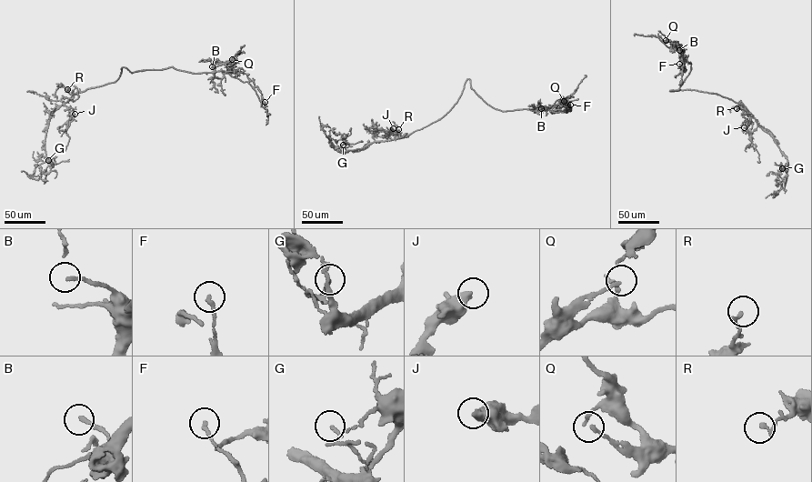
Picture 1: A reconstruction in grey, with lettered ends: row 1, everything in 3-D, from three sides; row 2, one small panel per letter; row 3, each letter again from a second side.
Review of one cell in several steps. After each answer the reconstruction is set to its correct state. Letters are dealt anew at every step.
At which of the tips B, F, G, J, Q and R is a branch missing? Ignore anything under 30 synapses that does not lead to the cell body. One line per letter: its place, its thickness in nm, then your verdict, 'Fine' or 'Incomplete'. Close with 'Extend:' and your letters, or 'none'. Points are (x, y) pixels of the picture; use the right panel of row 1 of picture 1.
B: Place: (679, 50). Thickness 170 nm. Fine
F: Place: (679, 64). Thickness 190 nm. Fine
G: Place: (782, 168). Thickness 120 nm. Fine
J: Place: (744, 127). Thickness 400 nm. Fine
Q: Place: (666, 40). Thickness 160 nm. Fine
R: Place: (736, 108). Thickness 200 nm. Fine
Extend: none

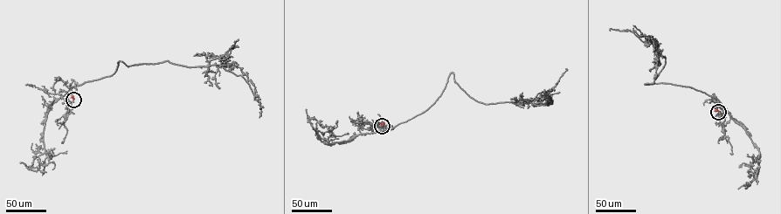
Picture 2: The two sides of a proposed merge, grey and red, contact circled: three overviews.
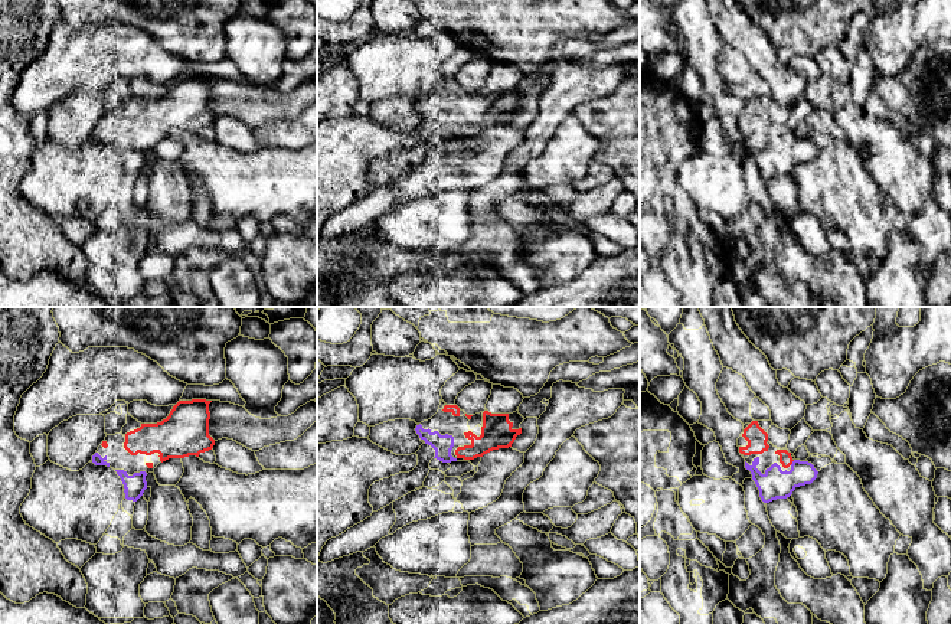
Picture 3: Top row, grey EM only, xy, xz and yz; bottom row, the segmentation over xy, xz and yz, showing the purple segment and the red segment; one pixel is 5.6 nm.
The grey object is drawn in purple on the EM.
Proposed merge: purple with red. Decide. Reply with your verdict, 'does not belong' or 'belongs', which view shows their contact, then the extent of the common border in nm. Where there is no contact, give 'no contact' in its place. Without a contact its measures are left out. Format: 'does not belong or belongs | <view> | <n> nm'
belongs | yz | 40 nm

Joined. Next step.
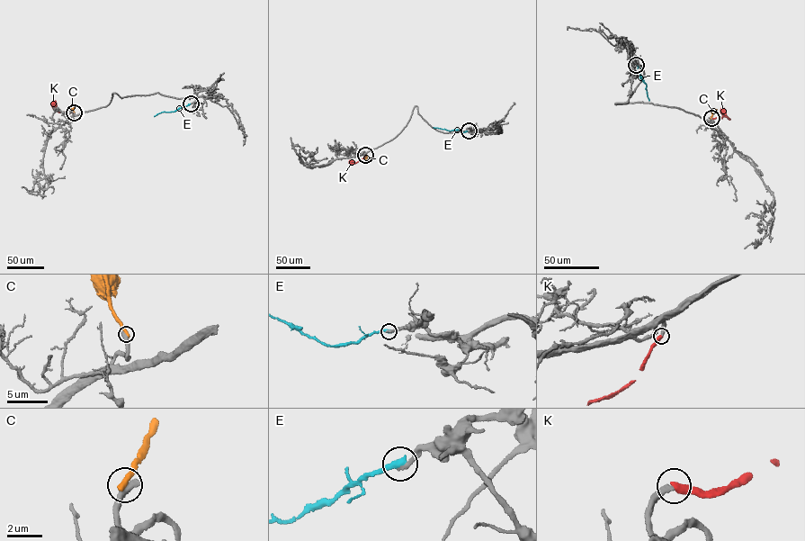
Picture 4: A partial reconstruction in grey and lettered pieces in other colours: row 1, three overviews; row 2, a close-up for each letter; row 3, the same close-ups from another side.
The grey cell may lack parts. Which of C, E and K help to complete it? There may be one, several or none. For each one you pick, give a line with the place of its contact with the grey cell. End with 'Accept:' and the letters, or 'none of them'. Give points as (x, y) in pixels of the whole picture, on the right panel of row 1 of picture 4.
K: Touches grey at (711, 118)
Accept: K

